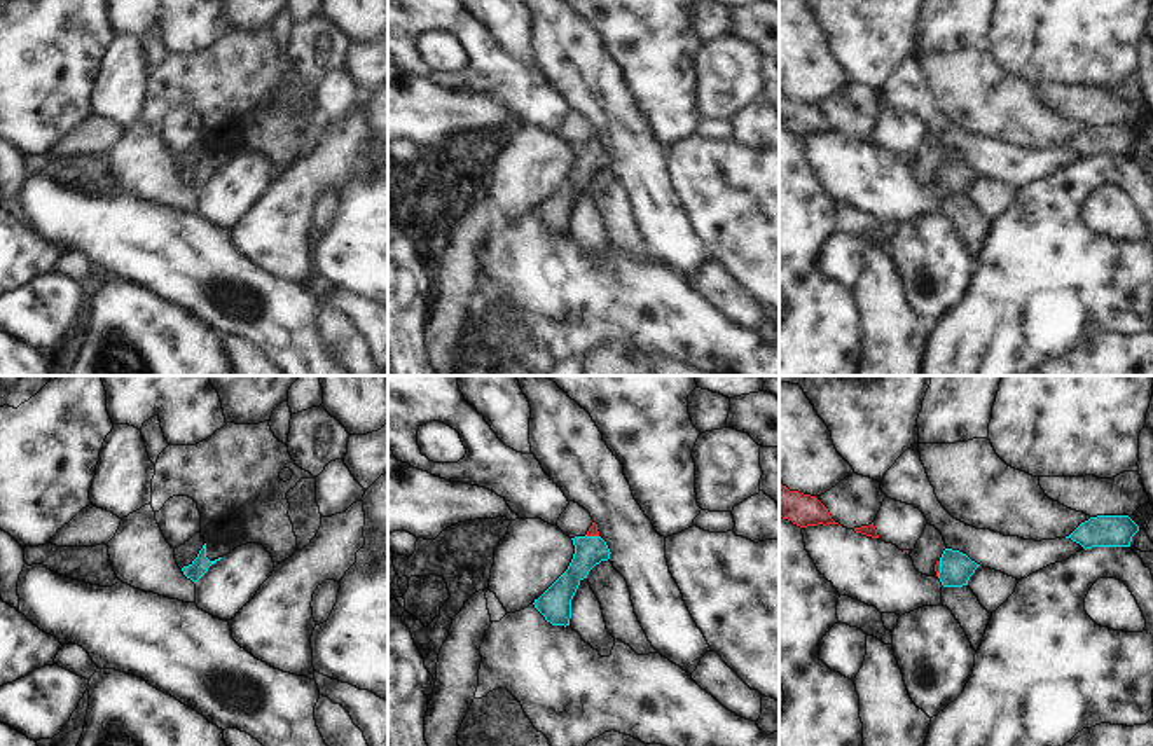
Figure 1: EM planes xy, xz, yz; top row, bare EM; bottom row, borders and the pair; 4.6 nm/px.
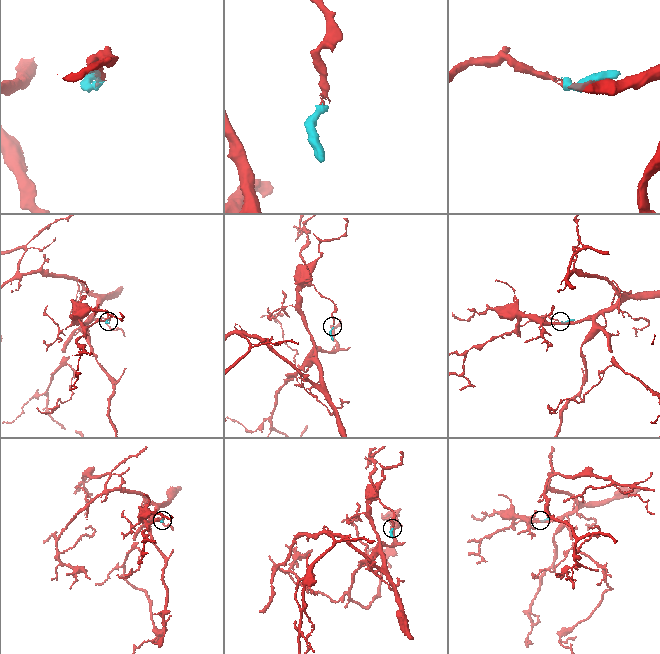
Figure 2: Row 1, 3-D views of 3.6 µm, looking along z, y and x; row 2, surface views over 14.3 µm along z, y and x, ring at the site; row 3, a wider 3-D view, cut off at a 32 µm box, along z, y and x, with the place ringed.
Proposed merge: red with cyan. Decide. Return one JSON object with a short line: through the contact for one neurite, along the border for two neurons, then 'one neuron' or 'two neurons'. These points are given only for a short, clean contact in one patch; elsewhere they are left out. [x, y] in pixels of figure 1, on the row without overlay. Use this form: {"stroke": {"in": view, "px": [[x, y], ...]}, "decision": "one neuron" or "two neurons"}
{"decision": "one neuron"}

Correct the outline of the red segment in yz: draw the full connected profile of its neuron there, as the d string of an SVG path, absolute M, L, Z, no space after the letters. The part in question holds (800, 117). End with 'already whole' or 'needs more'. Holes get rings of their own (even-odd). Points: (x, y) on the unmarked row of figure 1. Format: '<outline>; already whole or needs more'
M779 91L779 126L791 129L800 136L818 133L839 133L832 128L828 117L811 103L790 100Z; already whole

